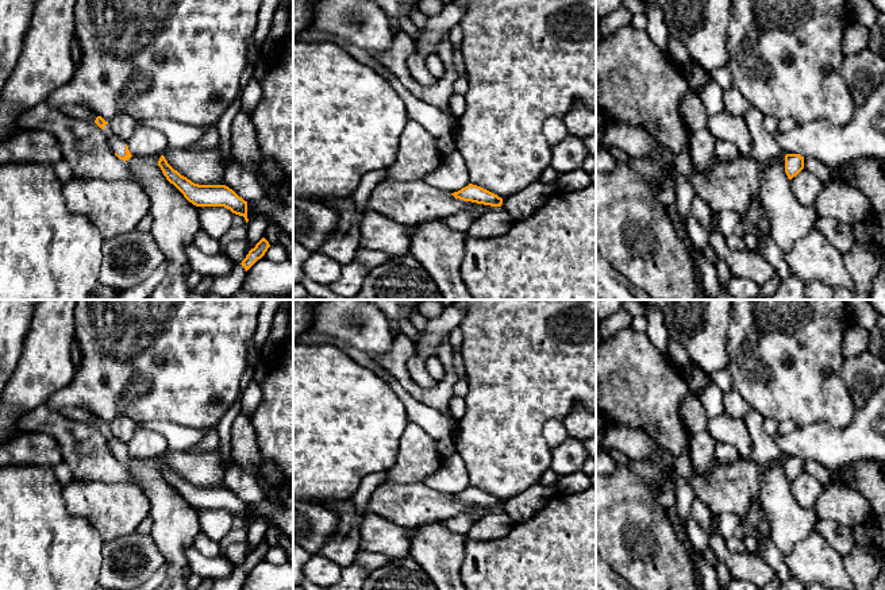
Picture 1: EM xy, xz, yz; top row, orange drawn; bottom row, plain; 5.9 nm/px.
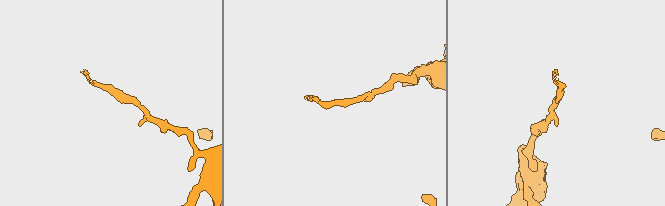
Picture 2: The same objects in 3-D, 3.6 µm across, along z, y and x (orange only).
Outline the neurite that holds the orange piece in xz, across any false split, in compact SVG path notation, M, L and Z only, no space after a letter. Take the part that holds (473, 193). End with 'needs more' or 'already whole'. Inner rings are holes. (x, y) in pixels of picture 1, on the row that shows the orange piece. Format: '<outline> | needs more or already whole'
M469 184L467 186L462 188L458 192L451 193L455 198L463 200L463 201L472 201L477 204L490 205L490 207L501 207L503 198L497 194Z | already whole

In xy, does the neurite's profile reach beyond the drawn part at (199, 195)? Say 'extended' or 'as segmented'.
as segmented

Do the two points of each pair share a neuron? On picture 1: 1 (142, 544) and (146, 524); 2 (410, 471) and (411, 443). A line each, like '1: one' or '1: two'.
1: two
2: one

